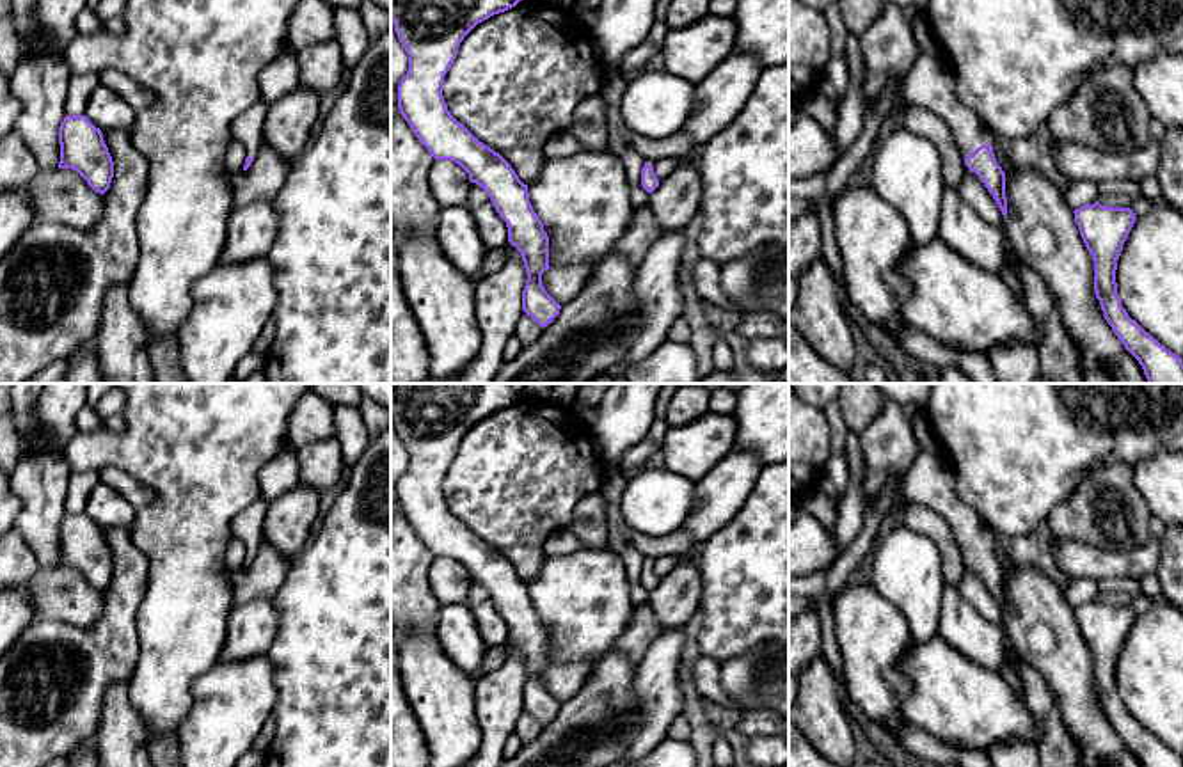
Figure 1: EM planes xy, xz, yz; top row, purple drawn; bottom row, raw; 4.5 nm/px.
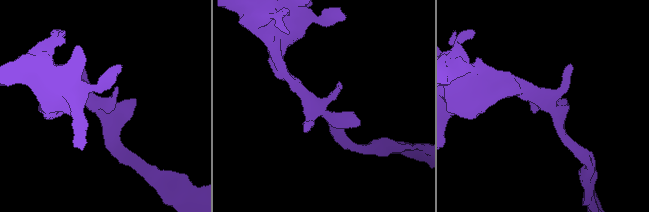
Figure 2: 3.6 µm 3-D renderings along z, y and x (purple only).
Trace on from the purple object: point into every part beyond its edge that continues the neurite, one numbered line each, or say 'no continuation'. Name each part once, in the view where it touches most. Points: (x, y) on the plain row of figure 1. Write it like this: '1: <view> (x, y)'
1: yz (929, 482)

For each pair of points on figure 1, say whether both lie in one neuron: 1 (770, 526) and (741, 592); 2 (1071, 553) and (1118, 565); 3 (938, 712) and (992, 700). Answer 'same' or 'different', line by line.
1: same
2: same
3: same

